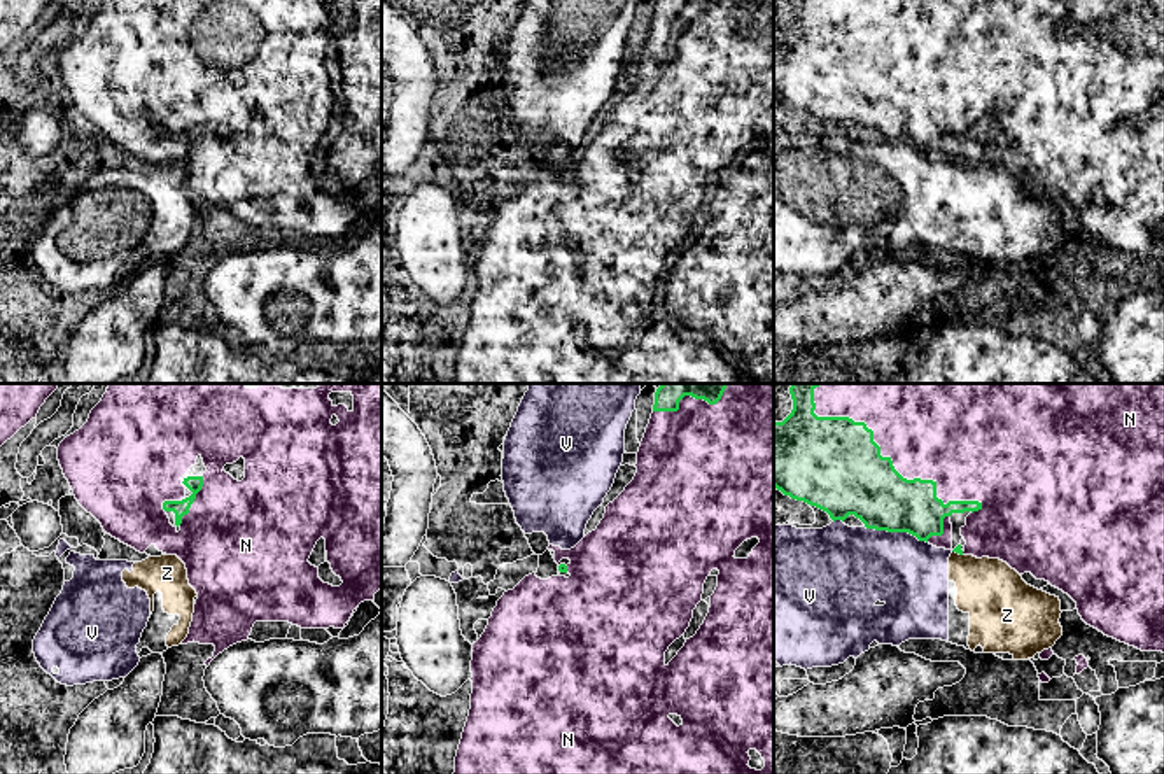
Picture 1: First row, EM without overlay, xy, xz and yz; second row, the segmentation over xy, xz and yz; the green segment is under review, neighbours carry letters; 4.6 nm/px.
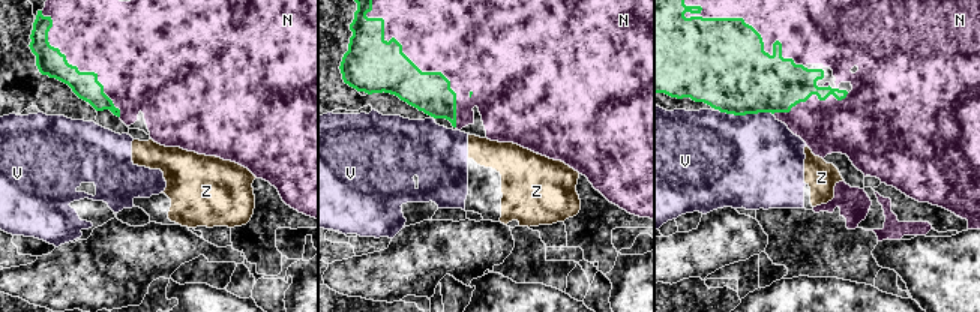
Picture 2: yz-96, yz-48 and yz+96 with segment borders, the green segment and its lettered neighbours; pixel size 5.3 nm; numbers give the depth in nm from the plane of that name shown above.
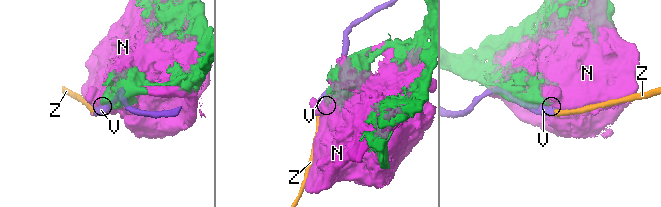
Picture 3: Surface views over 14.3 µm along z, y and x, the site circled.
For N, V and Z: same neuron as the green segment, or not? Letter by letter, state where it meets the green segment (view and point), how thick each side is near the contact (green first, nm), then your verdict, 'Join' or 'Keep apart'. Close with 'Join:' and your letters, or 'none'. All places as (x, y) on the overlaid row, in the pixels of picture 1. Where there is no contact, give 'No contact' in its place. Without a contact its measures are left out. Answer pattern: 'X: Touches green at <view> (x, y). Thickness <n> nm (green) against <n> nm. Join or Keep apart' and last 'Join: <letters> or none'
N: Touches green at yz (888, 457). Thickness 420 nm (green) against 480 nm. Join
V: Touches green at yz (897, 531). Thickness 300 nm (green) against 360 nm. Keep apart
Z: Touches green at yz (958, 552). Thickness 30 nm (green) against 280 nm. Keep apart
Join: N

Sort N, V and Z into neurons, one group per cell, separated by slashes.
N / V Z

